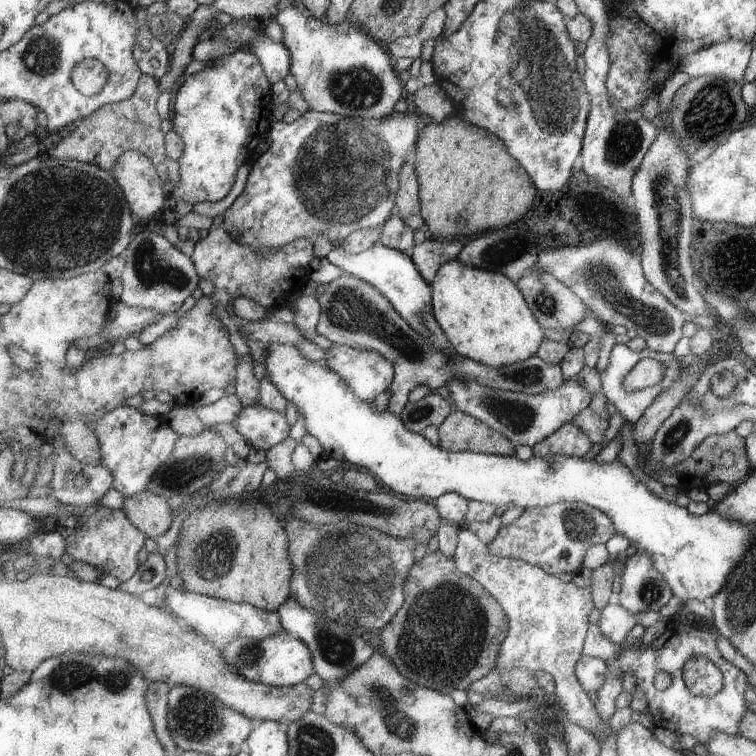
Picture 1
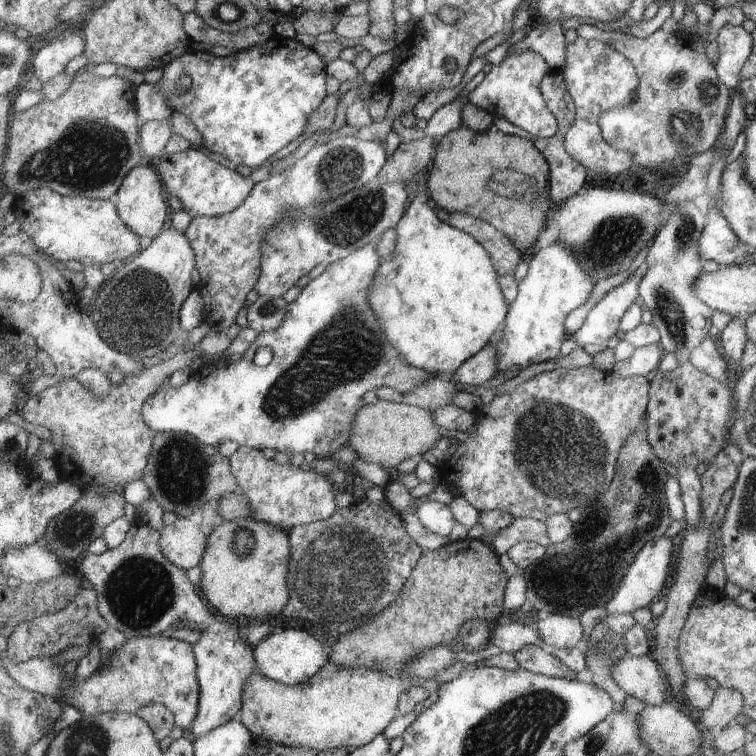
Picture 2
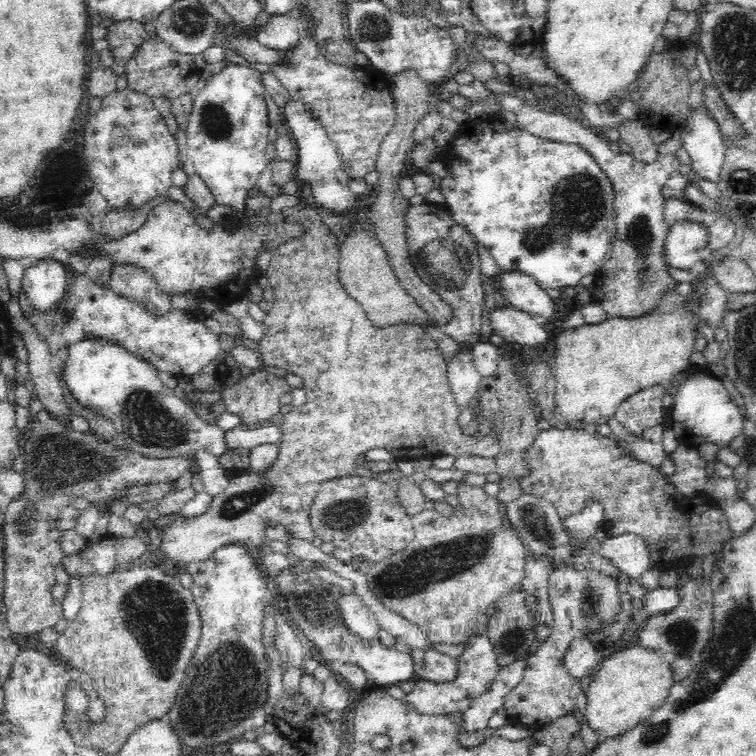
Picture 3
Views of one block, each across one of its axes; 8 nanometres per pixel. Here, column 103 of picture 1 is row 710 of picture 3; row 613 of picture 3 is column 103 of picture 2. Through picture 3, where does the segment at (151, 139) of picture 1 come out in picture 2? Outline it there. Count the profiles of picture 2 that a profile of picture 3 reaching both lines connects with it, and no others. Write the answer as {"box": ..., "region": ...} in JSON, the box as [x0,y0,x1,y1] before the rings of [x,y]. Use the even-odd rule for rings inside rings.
{"box":[1,69,144,200],"region":[[[90,69],[80,70],[70,84],[68,90],[55,101],[43,99],[30,110],[21,113],[13,113],[13,125],[11,127],[11,136],[9,138],[8,152],[1,163],[4,168],[4,178],[1,188],[3,191],[12,192],[15,196],[23,194],[26,191],[40,191],[41,189],[52,189],[54,192],[65,197],[86,197],[89,199],[107,199],[111,200],[113,196],[120,191],[120,187],[124,184],[126,177],[141,162],[142,153],[140,150],[140,131],[144,124],[136,110],[136,88],[129,80],[121,76],[113,76],[110,78],[97,77]]]}

